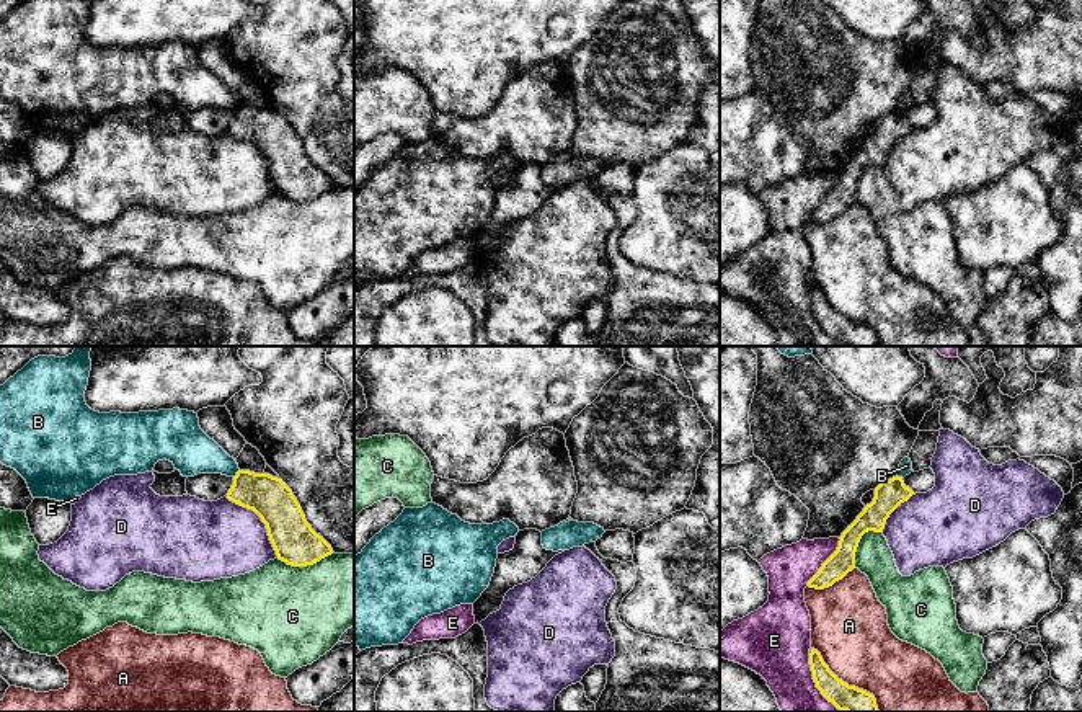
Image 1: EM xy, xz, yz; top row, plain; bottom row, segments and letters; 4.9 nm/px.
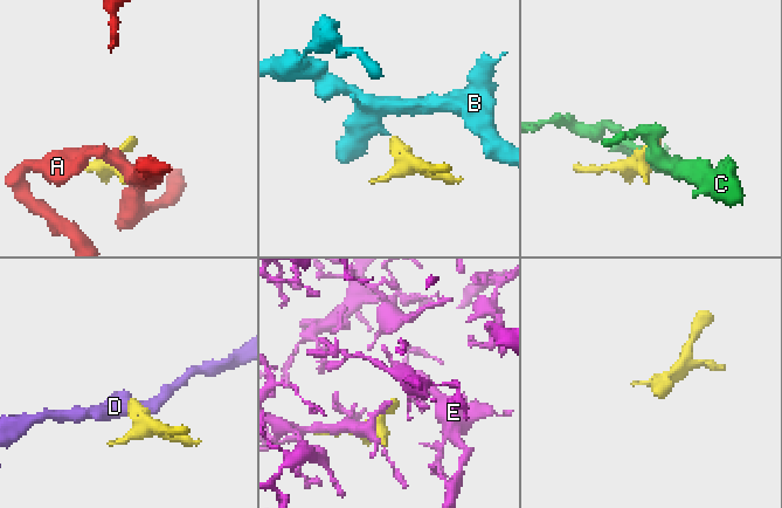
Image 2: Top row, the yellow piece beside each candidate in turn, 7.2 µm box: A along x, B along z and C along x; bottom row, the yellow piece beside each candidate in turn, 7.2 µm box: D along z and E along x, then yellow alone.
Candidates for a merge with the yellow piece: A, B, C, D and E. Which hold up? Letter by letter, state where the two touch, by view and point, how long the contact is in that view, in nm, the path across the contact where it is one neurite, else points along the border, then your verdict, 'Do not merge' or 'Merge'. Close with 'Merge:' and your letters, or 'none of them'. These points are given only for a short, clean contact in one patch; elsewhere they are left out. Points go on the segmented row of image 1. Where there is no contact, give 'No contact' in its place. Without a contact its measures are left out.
A: Touches yellow at yz (846, 683). Shared border 460 nm. Do not merge
B: Touches yellow at xy (237, 474). Shared border 50 nm. Boundary: xy (239, 469), (234, 477). Do not merge
C: Touches yellow at xy (305, 565). Shared border 280 nm. Do not merge
D: Touches yellow at xy (261, 520). Shared border 400 nm. Do not merge
E: Touches yellow at yz (815, 681). Shared border 320 nm. Do not merge
Merge: none of them

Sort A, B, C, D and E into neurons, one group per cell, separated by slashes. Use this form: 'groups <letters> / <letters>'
groups A / B / C / D / E

